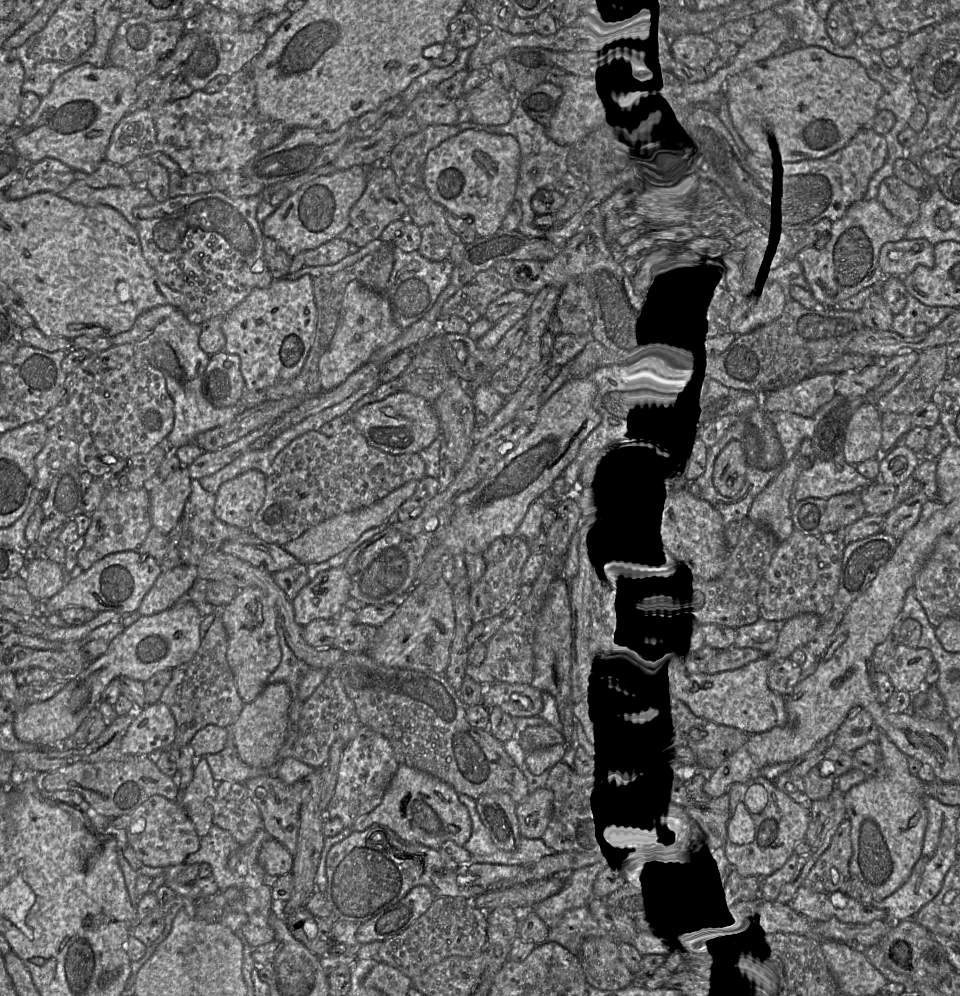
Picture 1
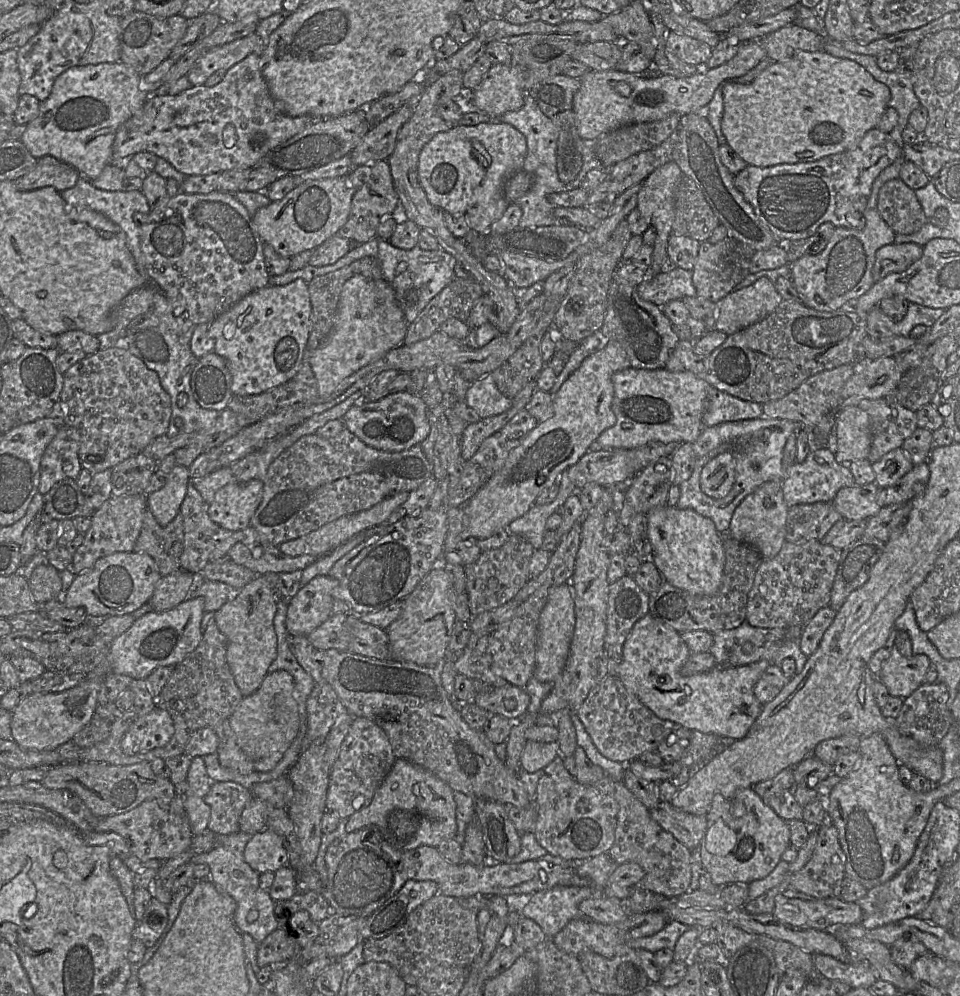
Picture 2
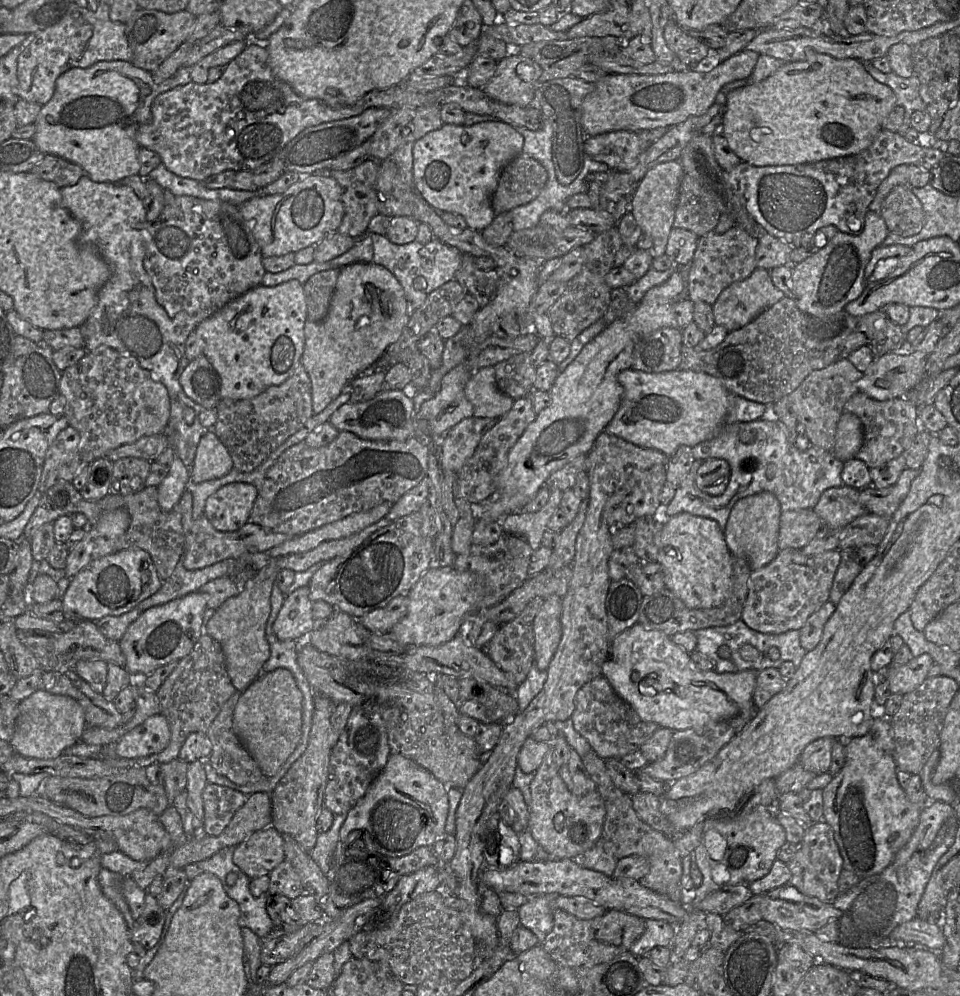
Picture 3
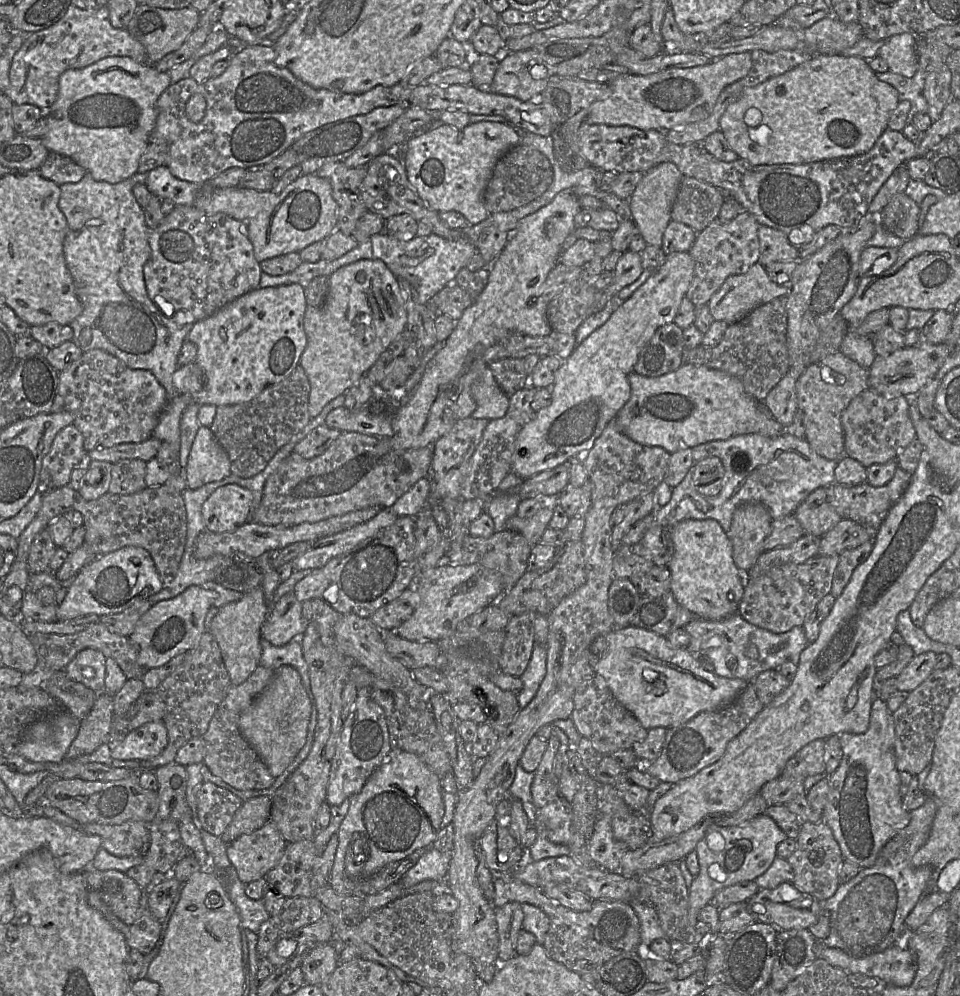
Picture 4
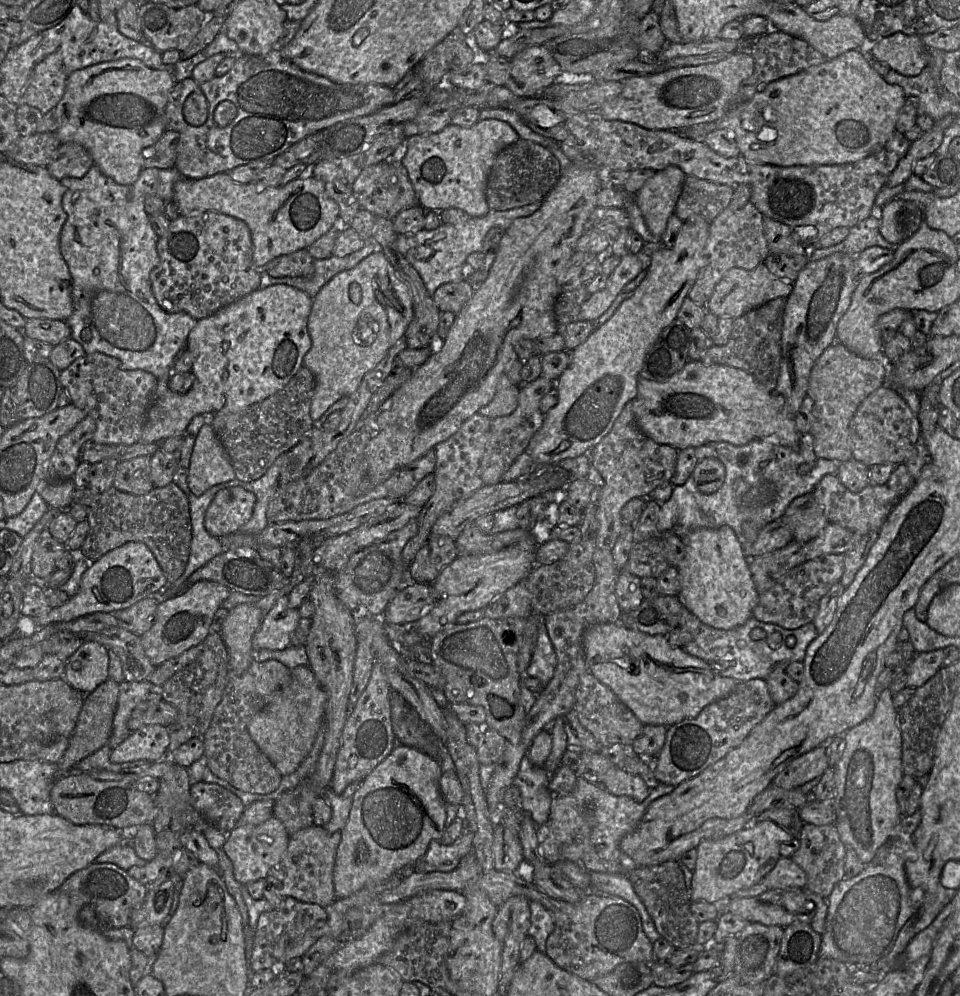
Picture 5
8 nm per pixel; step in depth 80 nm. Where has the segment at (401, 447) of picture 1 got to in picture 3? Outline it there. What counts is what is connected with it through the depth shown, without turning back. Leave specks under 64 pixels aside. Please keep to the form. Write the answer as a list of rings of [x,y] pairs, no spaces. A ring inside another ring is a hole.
[[[382,390],[368,401],[345,403],[328,422],[339,431],[352,432],[366,440],[405,441],[416,435],[416,401],[408,390]]]

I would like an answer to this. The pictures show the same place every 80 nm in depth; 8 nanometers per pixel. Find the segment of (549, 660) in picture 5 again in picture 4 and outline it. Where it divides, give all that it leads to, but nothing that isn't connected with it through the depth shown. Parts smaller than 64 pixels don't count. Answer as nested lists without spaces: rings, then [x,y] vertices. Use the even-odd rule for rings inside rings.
[[[535,642],[529,664],[520,677],[523,688],[517,693],[518,704],[524,708],[535,696],[547,672],[547,648]]]

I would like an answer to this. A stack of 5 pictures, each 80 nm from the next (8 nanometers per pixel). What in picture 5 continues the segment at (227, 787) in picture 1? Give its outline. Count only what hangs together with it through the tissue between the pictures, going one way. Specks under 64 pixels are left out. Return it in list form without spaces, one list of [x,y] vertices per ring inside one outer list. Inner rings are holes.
[[[204,781],[190,786],[190,798],[191,805],[204,820],[224,833],[229,833],[237,825],[245,808],[233,793]]]

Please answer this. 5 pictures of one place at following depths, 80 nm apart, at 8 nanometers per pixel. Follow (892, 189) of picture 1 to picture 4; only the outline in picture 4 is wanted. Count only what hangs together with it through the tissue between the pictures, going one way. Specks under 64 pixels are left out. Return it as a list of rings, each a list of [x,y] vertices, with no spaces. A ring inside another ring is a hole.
[[[905,192],[894,195],[879,212],[879,221],[883,227],[905,240],[918,234],[920,207]]]

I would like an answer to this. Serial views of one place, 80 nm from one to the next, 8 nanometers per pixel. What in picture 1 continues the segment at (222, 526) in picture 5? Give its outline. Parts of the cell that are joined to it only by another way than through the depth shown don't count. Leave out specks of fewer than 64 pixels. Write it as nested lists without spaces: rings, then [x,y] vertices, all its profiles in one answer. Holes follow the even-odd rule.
[[[248,470],[222,483],[215,493],[214,514],[222,522],[249,529],[266,494],[266,475]]]

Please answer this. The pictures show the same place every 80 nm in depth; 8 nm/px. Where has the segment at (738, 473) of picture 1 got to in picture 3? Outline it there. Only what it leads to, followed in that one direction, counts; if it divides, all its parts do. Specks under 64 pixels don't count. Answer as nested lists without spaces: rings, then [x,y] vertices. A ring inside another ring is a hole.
[[[710,458],[703,461],[695,477],[696,487],[710,495],[720,496],[726,490],[731,468],[724,459]]]

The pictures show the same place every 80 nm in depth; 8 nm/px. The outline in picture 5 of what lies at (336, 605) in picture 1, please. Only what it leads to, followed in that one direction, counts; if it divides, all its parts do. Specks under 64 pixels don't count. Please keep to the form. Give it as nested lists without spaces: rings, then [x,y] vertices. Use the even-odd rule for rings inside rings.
[[[282,596],[267,612],[252,639],[253,649],[284,650],[299,624],[298,609],[288,607],[288,596]]]

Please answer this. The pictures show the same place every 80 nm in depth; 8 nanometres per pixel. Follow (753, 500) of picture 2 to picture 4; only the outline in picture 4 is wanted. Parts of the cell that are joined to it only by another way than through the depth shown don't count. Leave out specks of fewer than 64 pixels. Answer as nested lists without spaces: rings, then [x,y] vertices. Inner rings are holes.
[[[746,502],[734,511],[727,535],[732,543],[734,563],[742,574],[765,552],[763,545],[771,532],[772,521],[762,503]]]

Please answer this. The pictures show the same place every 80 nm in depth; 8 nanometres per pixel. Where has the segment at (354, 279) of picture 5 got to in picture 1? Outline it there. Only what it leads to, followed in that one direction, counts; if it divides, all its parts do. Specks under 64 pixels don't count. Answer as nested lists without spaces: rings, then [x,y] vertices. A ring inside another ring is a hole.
[[[351,281],[345,288],[338,324],[329,347],[320,357],[318,363],[320,381],[323,391],[330,391],[343,383],[348,376],[369,361],[371,355],[381,347],[395,341],[403,330],[395,323],[390,303],[385,294],[374,292],[359,281]]]

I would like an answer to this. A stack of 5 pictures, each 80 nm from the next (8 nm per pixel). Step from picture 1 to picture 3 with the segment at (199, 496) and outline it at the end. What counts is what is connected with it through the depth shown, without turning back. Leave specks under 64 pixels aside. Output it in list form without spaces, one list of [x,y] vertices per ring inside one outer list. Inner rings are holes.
[[[186,489],[178,502],[178,508],[182,514],[182,526],[185,537],[183,565],[187,570],[202,569],[226,559],[236,559],[245,552],[265,552],[295,537],[265,530],[250,521],[236,531],[218,531],[205,515],[196,519],[193,518],[193,496]]]

